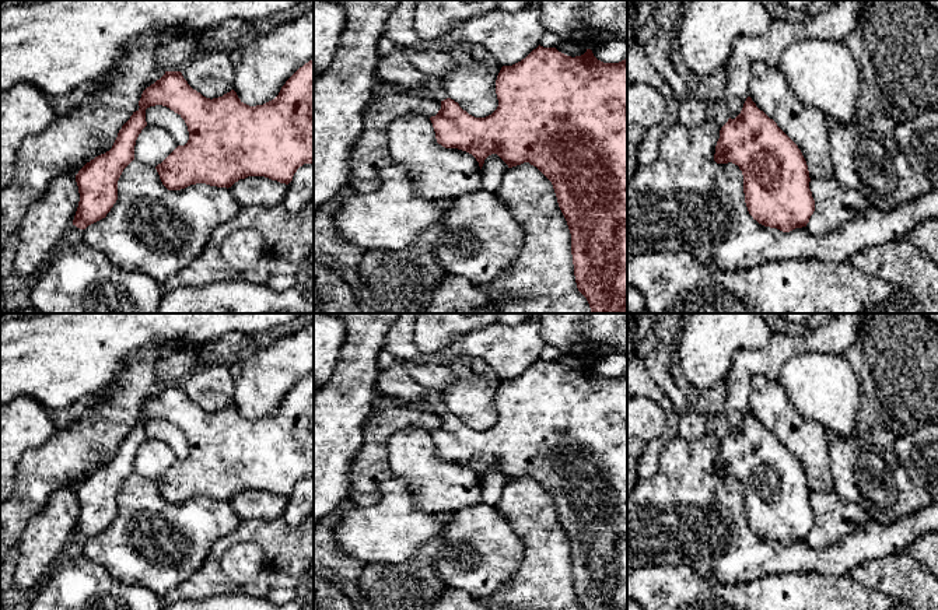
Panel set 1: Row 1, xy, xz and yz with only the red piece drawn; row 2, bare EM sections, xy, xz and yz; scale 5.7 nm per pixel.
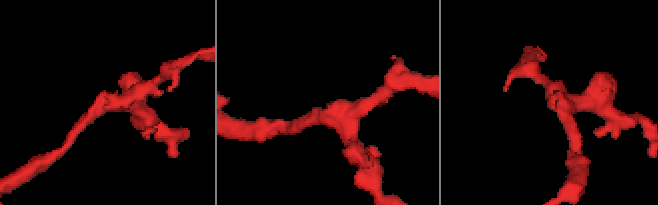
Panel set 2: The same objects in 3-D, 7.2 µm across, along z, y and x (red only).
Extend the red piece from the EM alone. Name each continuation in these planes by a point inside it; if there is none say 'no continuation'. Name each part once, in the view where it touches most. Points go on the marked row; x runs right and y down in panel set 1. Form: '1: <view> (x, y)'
no continuation

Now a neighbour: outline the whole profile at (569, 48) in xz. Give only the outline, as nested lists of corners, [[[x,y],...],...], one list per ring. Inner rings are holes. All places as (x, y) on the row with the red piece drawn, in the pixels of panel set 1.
[[[563,41],[561,43],[554,46],[559,52],[575,57],[575,56],[581,56],[587,52],[587,49],[575,42],[571,41]]]

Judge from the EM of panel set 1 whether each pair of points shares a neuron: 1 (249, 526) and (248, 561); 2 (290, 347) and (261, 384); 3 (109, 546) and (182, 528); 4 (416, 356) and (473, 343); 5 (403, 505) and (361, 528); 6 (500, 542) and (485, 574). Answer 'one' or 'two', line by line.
1: two
2: one
3: one
4: one
5: one
6: one

